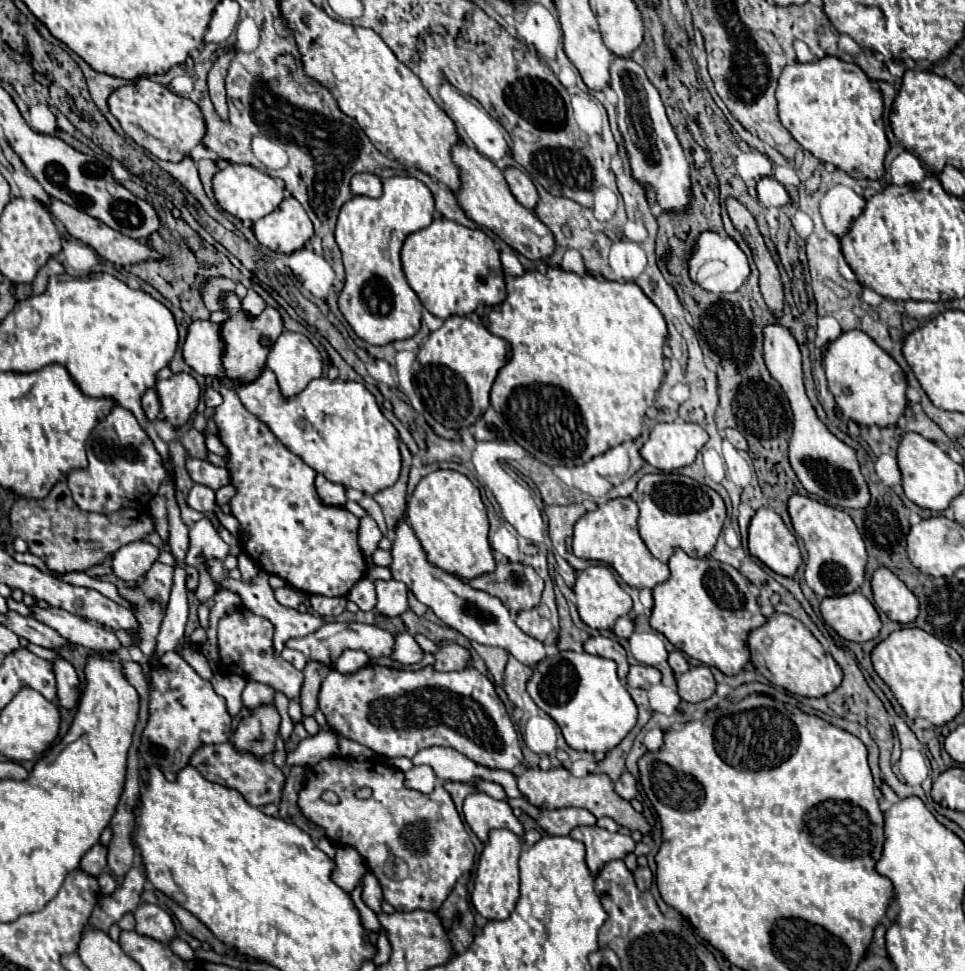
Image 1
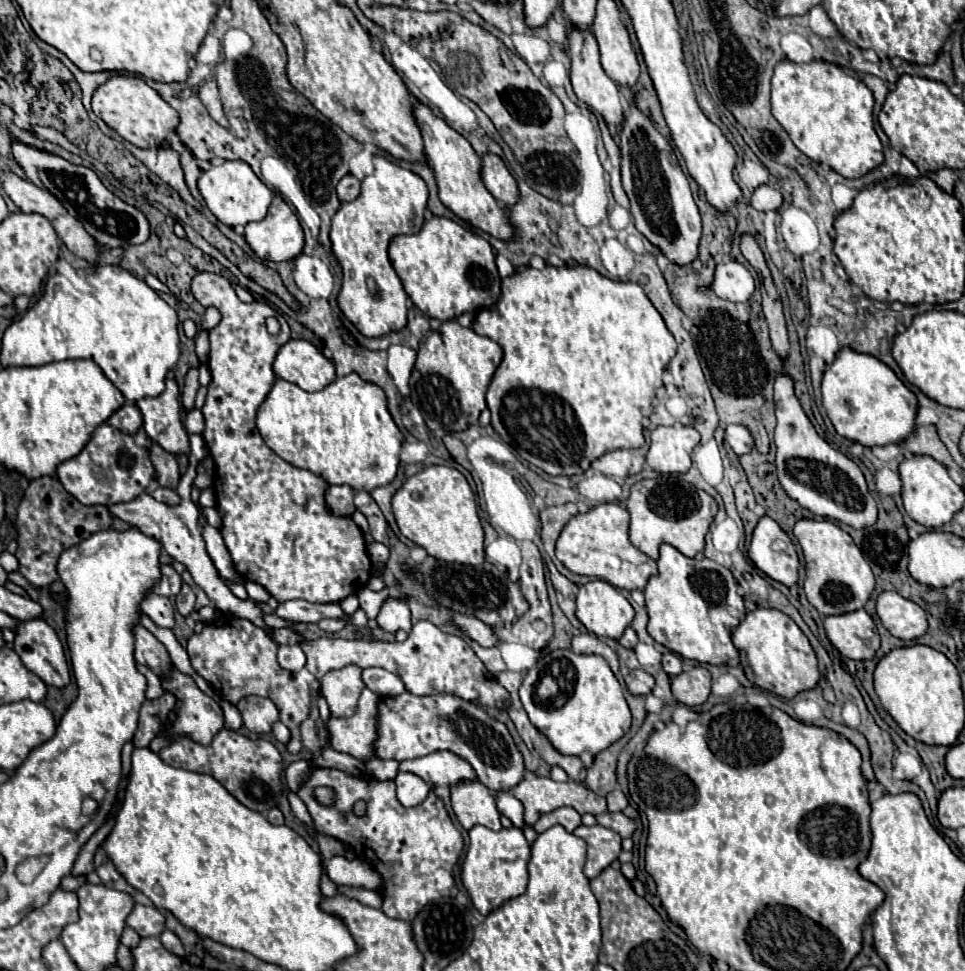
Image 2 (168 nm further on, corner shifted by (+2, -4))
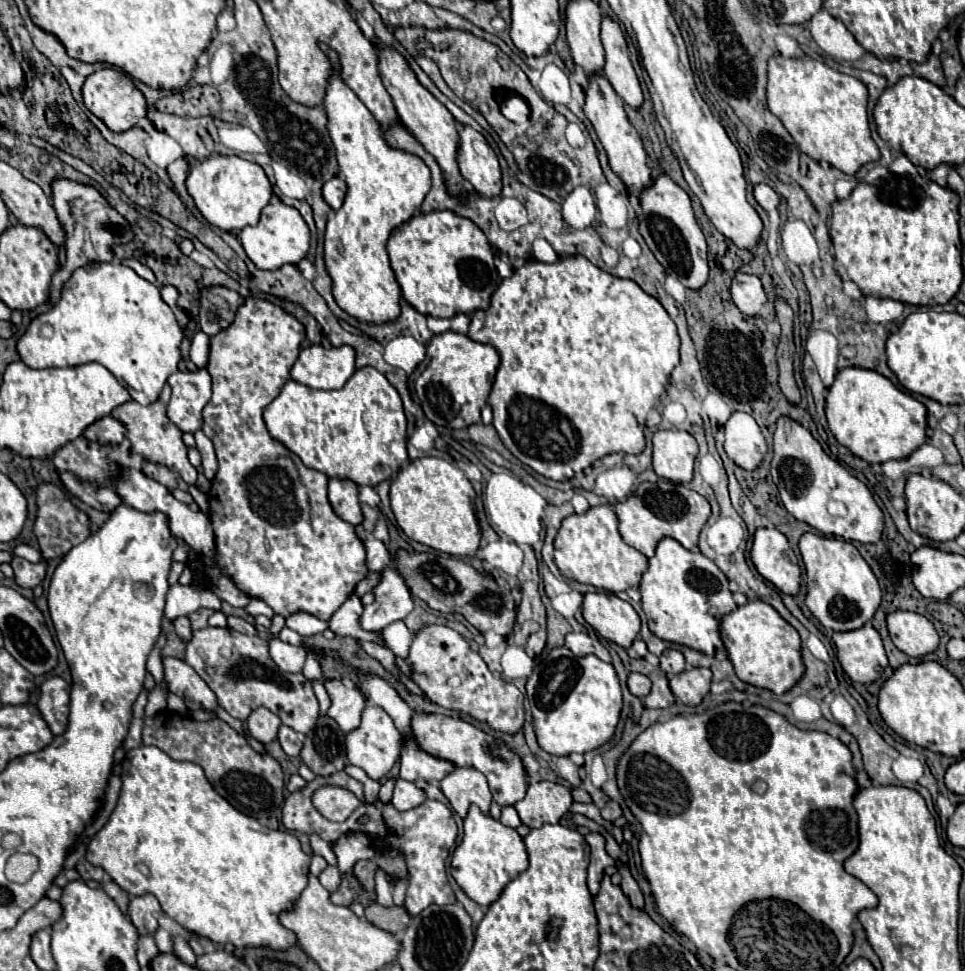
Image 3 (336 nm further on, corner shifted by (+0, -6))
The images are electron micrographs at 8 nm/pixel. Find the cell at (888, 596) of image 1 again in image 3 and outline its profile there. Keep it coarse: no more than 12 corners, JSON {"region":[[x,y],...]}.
{"region":[[918,613],[886,617],[892,643],[908,657],[938,649],[934,625]]}

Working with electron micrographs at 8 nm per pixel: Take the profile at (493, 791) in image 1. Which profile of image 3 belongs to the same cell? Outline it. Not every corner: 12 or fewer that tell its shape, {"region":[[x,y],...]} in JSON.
{"region":[[504,807],[500,821],[508,827],[522,825],[514,807]]}

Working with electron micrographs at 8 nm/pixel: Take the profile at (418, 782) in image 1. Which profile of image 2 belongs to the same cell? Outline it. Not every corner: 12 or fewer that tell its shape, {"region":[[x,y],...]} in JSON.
{"region":[[398,773],[398,801],[404,807],[422,803],[430,785],[414,773]]}

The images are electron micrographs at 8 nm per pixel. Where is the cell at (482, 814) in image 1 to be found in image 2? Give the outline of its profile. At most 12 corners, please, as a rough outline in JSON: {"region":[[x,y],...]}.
{"region":[[478,781],[452,787],[452,809],[466,831],[502,829],[494,795]]}

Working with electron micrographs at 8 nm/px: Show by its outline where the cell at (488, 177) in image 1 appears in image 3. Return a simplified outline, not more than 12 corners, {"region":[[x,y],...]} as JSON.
{"region":[[378,47],[378,71],[402,125],[436,157],[450,193],[456,121],[394,47]]}

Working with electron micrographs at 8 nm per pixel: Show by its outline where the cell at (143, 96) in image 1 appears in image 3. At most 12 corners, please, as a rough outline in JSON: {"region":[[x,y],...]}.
{"region":[[102,67],[82,85],[84,105],[108,129],[146,117],[132,79]]}

